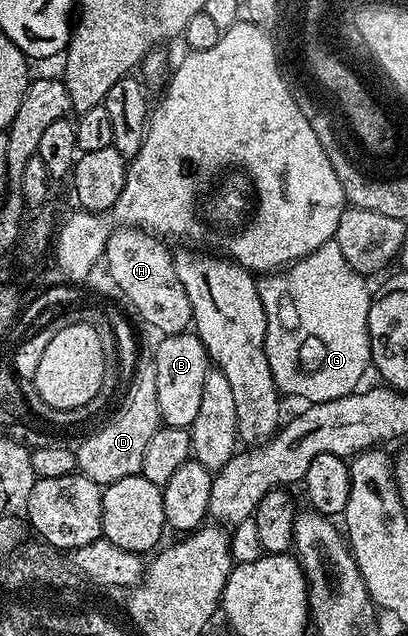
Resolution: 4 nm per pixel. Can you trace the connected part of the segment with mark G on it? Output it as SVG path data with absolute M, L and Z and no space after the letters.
M335 238L318 246L318 250L306 258L295 260L287 268L265 275L259 281L262 306L266 310L266 358L276 387L285 397L297 396L308 404L321 404L349 396L361 387L360 379L372 363L368 337L368 311L372 296L368 292L368 284L369 281L355 272L346 258L342 258L342 249Z

